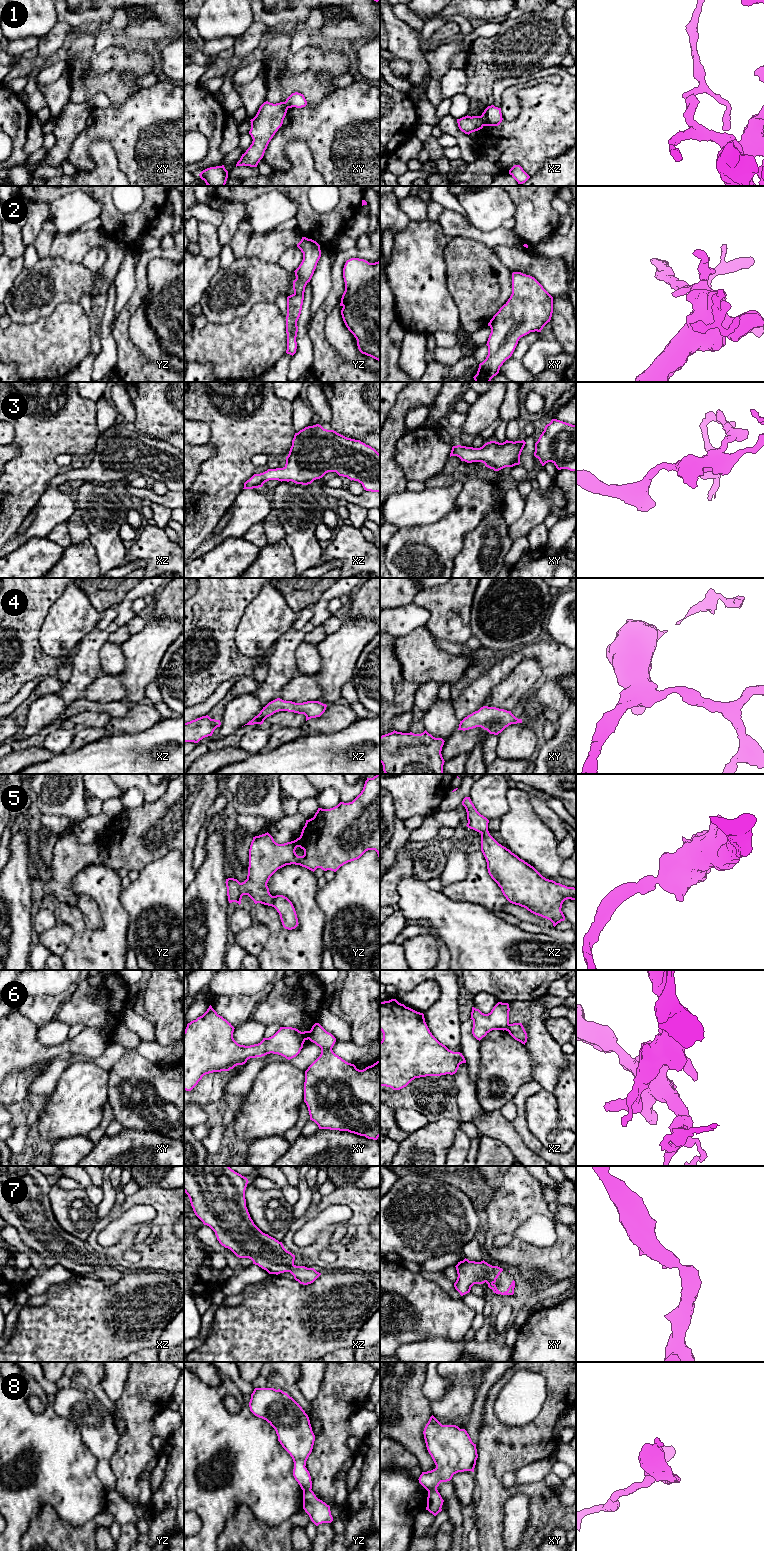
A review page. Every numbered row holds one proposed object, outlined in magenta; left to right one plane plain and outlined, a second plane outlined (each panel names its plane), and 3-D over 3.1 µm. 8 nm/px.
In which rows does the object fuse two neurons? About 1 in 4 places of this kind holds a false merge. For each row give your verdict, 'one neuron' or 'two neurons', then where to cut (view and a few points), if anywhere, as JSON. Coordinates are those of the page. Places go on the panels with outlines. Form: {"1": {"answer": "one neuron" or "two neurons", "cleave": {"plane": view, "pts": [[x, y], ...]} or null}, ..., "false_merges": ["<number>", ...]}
{"1": {"answer": "two neurons", "cleave": {"plane": "xz", "pts": [[480, 116], [483, 125]]}}, "2": {"answer": "one neuron", "cleave": null}, "3": {"answer": "one neuron", "cleave": null}, "4": {"answer": "one neuron", "cleave": null}, "5": {"answer": "one neuron", "cleave": null}, "6": {"answer": "two neurons", "cleave": {"plane": "xy", "pts": [[310, 1031], [308, 1038]]}}, "7": {"answer": "one neuron", "cleave": null}, "8": {"answer": "two neurons", "cleave": {"plane": "xy", "pts": [[436, 1488], [428, 1491]]}}, "false_merges": ["1", "6", "8"]}

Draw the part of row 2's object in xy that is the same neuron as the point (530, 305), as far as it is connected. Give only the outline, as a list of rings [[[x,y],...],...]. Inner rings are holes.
[[[521,272],[512,273],[512,294],[508,301],[499,309],[488,323],[491,328],[487,346],[488,355],[479,364],[477,374],[473,377],[475,382],[490,382],[499,373],[500,367],[509,359],[521,337],[530,332],[541,332],[550,322],[553,313],[553,297],[532,276]]]

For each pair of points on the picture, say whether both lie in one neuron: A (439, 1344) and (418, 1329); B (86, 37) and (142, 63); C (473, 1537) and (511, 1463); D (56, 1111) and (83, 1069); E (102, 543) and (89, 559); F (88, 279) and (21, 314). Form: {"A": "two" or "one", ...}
{"A": "two", "B": "one", "C": "two", "D": "one", "E": "two", "F": "one"}

